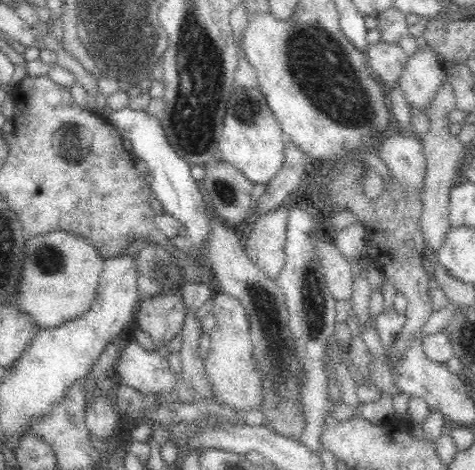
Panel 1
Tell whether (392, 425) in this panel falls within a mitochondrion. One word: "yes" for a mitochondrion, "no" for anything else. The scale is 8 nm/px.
no

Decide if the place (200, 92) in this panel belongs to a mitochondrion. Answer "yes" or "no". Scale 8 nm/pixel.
yes

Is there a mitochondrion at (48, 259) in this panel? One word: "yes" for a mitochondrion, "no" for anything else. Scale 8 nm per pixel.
yes

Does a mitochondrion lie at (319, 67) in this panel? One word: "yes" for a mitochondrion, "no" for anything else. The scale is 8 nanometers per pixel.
yes

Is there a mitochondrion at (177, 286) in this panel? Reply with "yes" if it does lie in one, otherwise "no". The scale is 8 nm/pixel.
no

